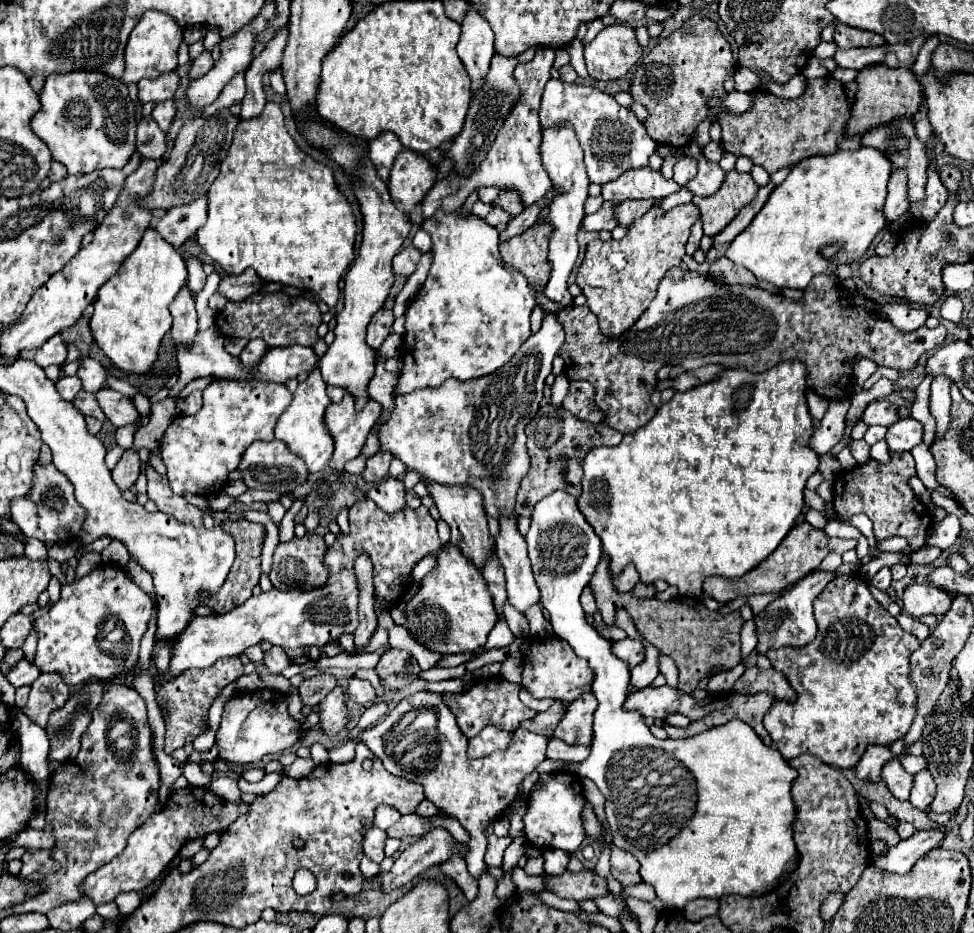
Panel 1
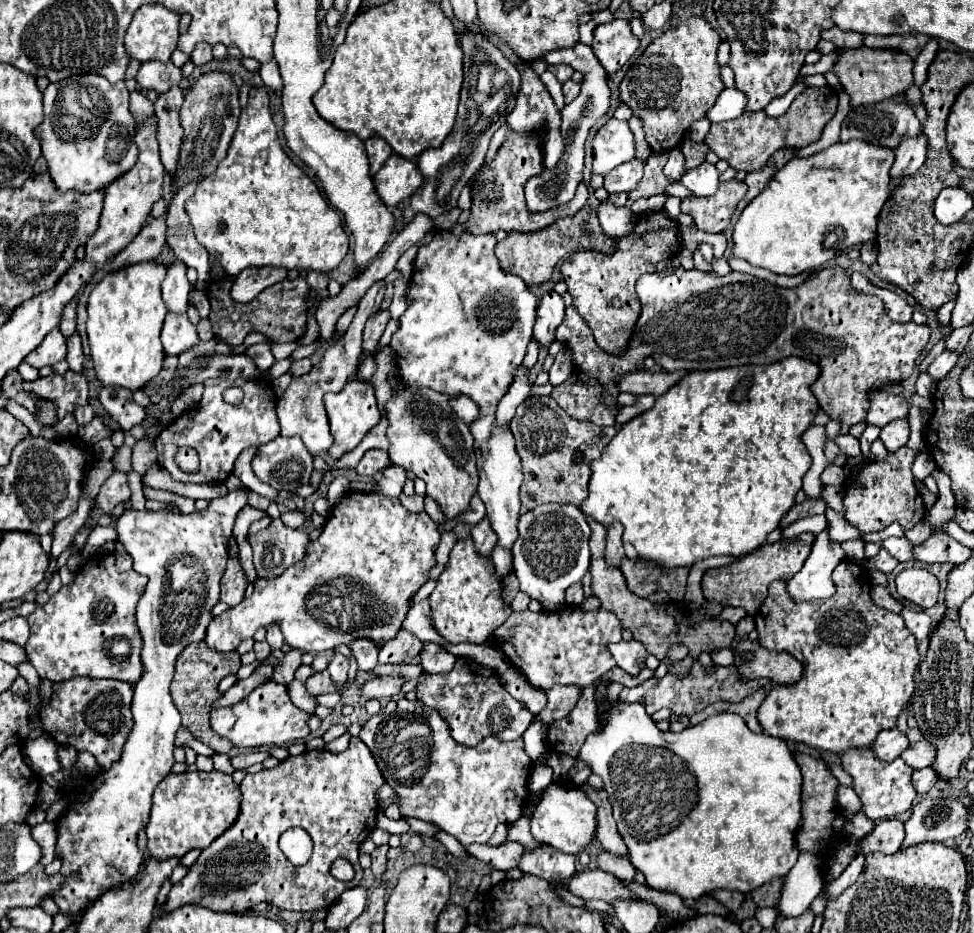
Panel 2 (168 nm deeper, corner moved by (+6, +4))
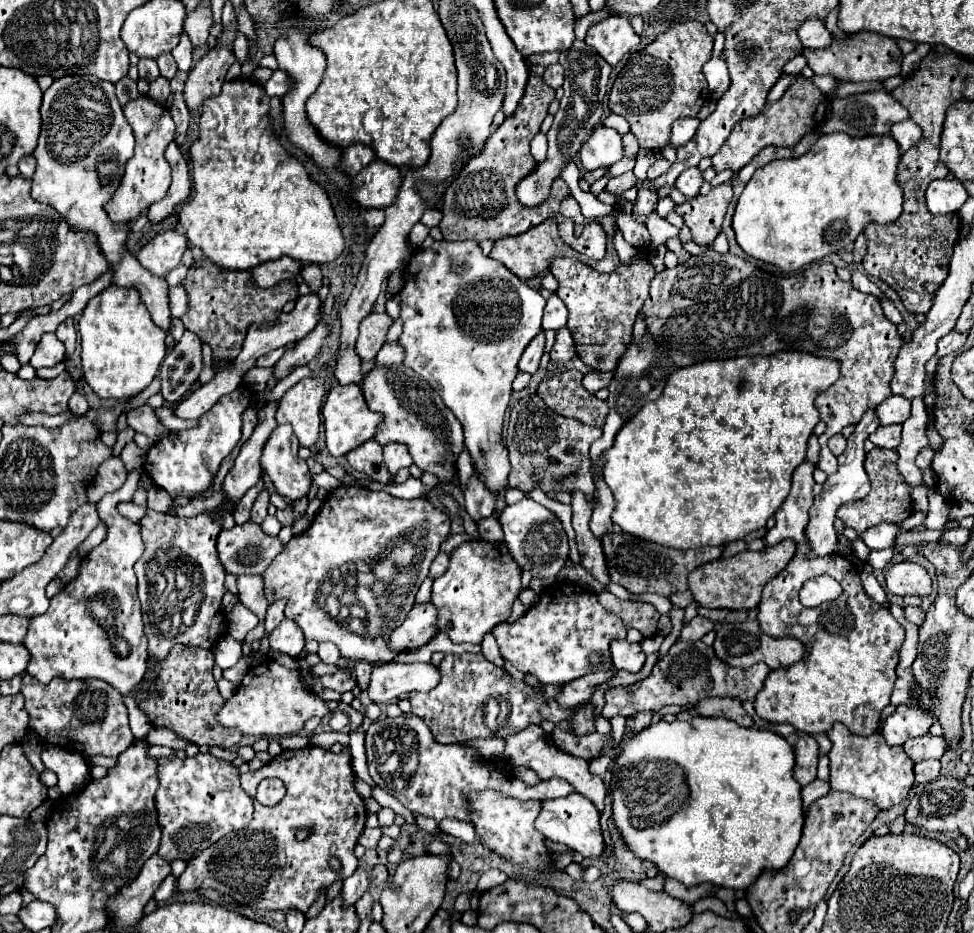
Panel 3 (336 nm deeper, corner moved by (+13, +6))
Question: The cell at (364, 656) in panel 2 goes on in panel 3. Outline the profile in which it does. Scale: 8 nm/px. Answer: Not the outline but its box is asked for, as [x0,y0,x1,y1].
[355,664,371,690]

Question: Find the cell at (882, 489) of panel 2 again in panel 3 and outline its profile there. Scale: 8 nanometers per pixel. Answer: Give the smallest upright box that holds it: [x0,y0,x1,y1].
[837,448,913,534]

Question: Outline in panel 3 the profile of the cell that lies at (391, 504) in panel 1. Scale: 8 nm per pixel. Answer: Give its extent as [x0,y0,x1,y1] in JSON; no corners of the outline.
[383,442,413,476]

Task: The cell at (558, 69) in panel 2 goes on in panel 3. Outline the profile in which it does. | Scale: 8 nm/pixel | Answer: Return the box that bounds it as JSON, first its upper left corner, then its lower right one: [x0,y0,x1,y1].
[543,64,563,88]

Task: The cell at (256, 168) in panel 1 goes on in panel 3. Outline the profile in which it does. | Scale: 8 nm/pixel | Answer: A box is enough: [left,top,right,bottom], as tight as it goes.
[179,78,345,270]

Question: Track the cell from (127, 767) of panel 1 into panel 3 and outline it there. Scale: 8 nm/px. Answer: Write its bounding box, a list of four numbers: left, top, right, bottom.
[21,674,135,756]

